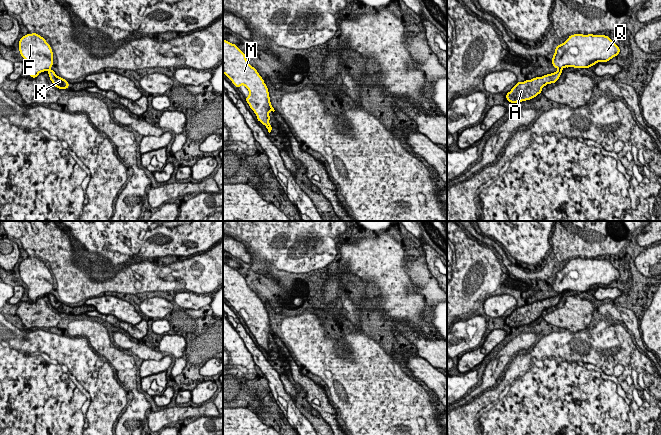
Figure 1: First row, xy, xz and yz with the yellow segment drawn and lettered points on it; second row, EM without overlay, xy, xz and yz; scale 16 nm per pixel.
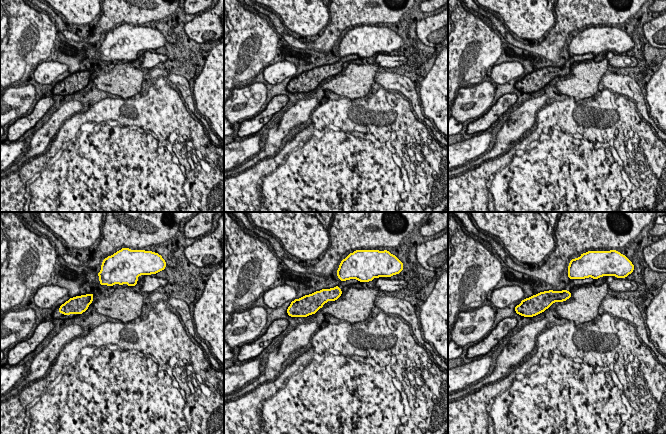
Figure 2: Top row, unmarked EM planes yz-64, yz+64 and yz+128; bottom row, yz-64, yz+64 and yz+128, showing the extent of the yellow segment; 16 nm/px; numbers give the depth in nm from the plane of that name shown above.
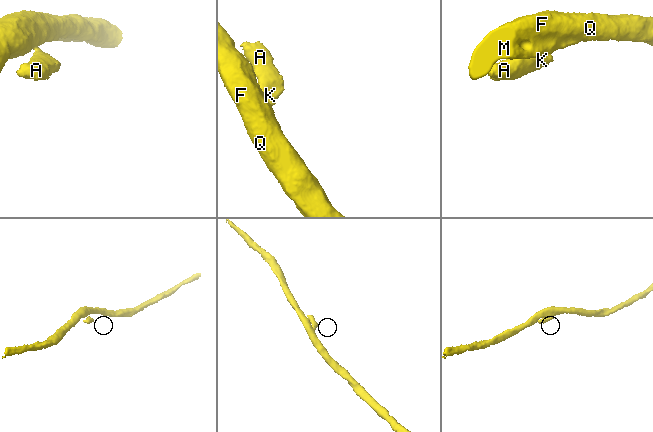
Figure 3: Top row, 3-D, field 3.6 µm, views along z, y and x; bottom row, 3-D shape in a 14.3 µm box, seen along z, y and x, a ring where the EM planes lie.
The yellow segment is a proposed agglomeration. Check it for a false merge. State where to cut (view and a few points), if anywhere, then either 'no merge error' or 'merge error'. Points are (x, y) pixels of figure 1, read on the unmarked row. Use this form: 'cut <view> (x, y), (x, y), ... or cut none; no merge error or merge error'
cut yz (558, 293), (561, 294); merge error

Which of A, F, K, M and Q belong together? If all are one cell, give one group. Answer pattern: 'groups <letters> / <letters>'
groups A K / F M Q

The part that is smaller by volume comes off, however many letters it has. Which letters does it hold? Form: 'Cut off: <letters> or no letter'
Cut off: A, K

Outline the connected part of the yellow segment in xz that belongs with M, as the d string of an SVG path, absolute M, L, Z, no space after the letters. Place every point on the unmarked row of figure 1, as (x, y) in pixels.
M223 264L223 297L239 312L244 309L249 320L246 325L260 345L271 357L269 336L274 332L271 329L269 316L264 304L257 294L246 283L246 279L235 269Z

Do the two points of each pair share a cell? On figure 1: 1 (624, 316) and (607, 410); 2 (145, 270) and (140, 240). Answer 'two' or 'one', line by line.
1: two
2: two

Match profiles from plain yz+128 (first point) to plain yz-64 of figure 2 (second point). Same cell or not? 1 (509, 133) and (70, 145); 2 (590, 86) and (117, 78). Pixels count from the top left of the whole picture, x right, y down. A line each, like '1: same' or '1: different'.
1: different
2: same

